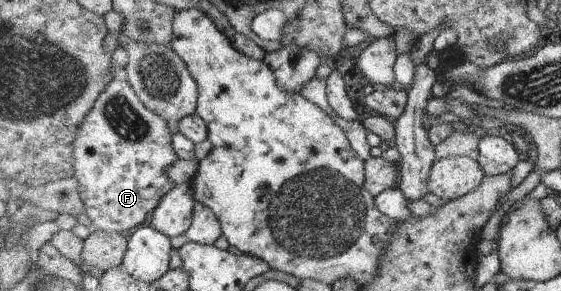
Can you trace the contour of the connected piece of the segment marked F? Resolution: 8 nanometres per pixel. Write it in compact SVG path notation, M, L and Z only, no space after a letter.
M112 81L74 136L75 178L94 229L121 233L149 223L152 213L177 186L171 176L172 170L181 160L175 146L177 132L174 122L144 104L130 81Z

